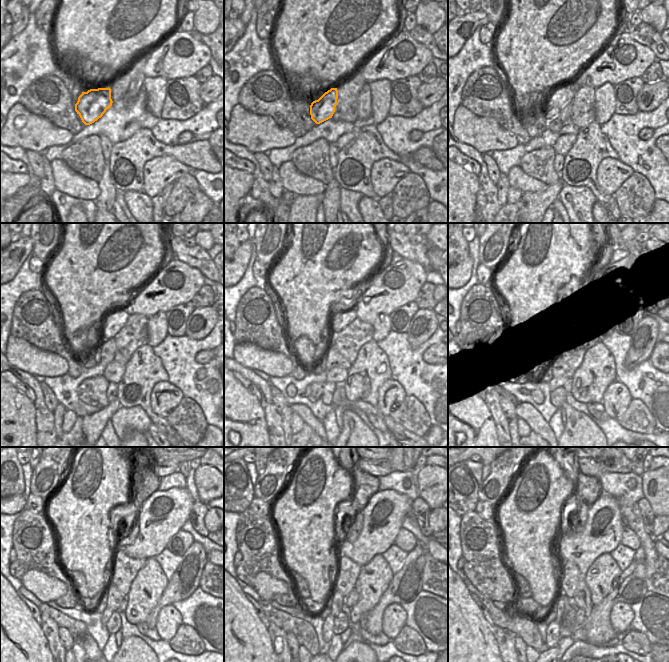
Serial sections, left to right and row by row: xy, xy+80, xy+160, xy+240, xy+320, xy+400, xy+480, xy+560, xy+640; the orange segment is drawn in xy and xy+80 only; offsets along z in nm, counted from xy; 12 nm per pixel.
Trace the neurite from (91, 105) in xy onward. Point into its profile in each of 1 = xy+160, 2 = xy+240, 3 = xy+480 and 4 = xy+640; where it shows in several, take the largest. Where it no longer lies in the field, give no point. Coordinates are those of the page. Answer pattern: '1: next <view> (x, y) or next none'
1: next xy+160 (563, 94)
2: next xy+240 (114, 322)
3: next xy+480 (129, 538)
4: next xy+640 (581, 512)

